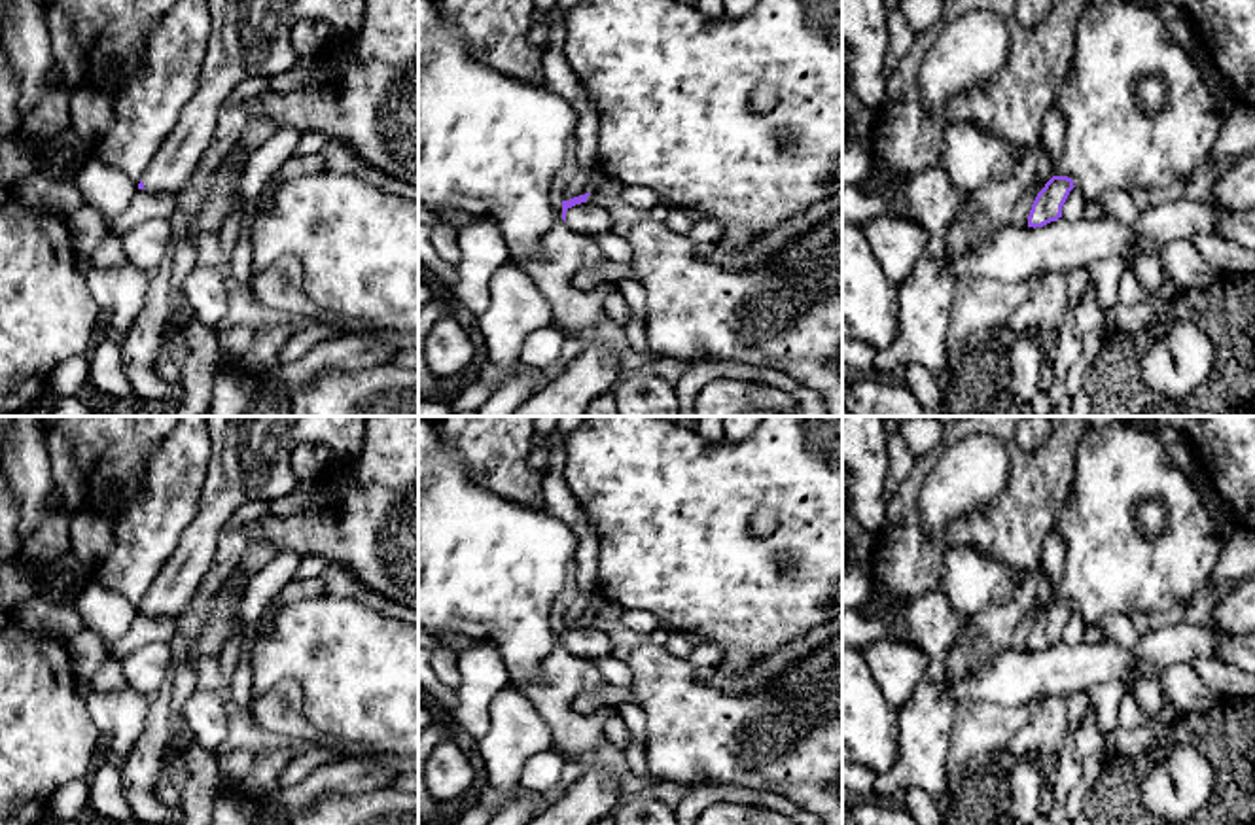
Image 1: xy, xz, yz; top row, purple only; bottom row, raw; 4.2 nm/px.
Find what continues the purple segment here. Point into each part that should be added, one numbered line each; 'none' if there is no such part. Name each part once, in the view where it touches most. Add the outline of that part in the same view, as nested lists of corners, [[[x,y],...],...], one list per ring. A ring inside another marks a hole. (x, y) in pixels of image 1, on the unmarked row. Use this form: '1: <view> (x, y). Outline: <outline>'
1: xz (587, 642). Outline: [[[589,624],[566,634],[566,649],[583,658],[596,658],[615,653],[611,638]]]

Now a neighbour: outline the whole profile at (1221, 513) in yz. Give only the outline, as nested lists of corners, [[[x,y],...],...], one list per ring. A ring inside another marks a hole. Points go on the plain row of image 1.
[[[1200,469],[1193,477],[1193,484],[1196,492],[1200,494],[1200,500],[1204,501],[1208,515],[1215,522],[1219,535],[1227,537],[1234,534],[1238,530],[1236,513],[1232,505],[1223,501],[1211,477],[1204,469]]]

